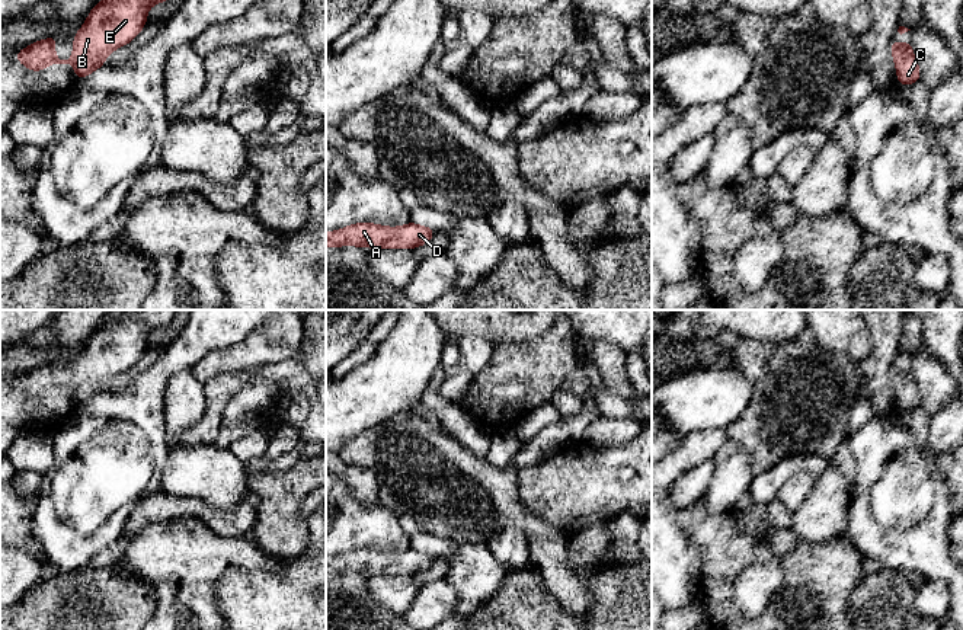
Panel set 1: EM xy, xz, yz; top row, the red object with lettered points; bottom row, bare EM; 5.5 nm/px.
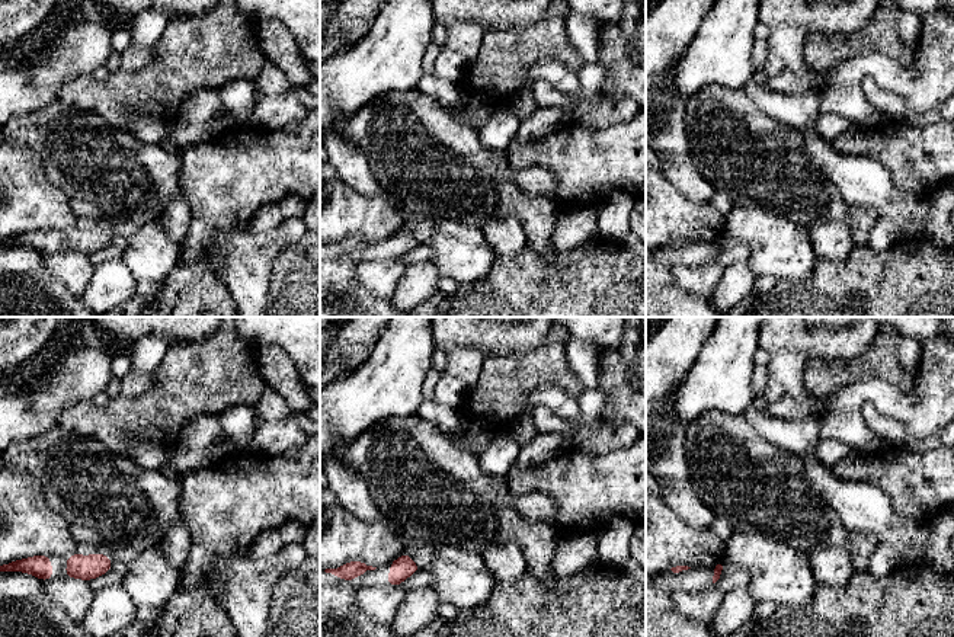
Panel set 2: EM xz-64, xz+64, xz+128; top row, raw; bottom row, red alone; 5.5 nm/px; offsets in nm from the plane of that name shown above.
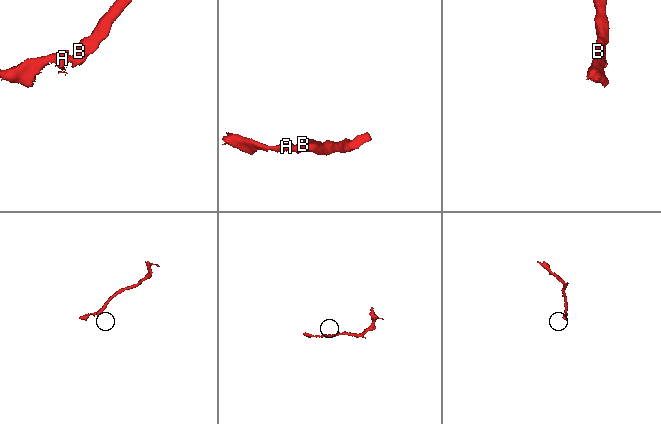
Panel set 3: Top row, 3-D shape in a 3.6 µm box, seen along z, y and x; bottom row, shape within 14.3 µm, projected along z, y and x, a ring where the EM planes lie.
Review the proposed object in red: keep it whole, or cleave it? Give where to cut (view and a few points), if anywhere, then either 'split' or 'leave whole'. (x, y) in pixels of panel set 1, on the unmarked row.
no cut; leave whole

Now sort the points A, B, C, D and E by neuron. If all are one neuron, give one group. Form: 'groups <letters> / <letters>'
groups A B C D E

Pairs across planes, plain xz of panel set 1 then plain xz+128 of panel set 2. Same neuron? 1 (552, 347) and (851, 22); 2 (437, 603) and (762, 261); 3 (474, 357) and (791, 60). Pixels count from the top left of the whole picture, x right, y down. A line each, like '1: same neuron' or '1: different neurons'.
1: different neurons
2: different neurons
3: same neuron

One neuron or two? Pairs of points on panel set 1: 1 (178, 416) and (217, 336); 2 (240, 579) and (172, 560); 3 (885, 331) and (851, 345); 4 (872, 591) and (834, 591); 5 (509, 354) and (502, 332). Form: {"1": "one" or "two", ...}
{"1": "two", "2": "two", "3": "two", "4": "two", "5": "two"}

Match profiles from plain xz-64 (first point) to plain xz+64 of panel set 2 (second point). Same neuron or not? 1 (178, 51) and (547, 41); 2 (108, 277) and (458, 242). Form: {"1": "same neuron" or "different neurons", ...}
{"1": "same neuron", "2": "different neurons"}

